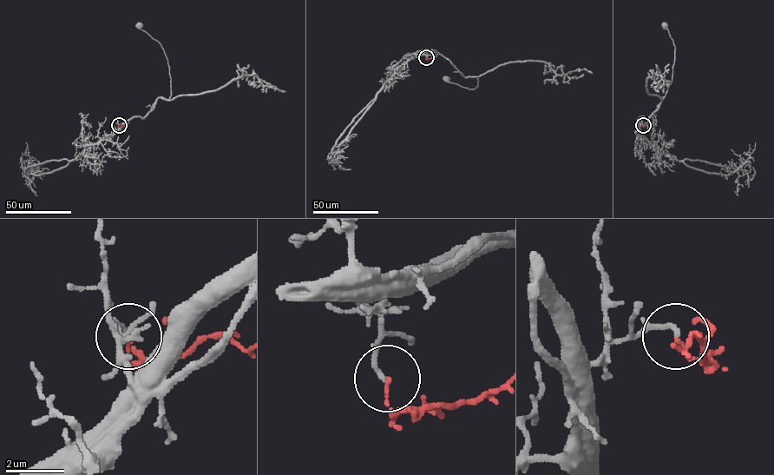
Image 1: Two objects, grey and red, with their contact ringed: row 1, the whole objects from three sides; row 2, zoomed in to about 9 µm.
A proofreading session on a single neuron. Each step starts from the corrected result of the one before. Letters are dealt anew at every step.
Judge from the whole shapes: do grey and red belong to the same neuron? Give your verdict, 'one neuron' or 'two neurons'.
two neurons

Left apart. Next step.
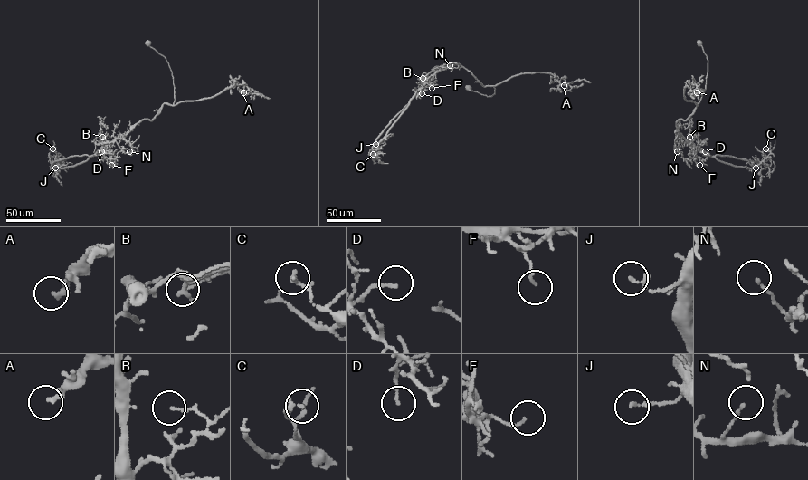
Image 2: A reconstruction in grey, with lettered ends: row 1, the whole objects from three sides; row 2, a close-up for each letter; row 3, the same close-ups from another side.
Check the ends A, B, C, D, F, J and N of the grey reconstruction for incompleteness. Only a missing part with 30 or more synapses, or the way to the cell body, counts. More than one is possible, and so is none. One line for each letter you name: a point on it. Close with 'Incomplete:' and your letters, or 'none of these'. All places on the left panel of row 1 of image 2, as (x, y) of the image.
Incomplete: none of these

